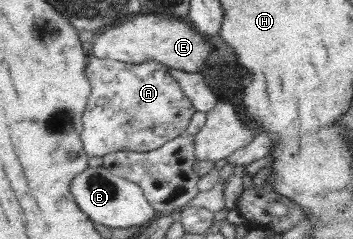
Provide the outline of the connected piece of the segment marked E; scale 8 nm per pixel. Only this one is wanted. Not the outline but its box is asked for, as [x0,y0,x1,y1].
[92,16,211,73]

